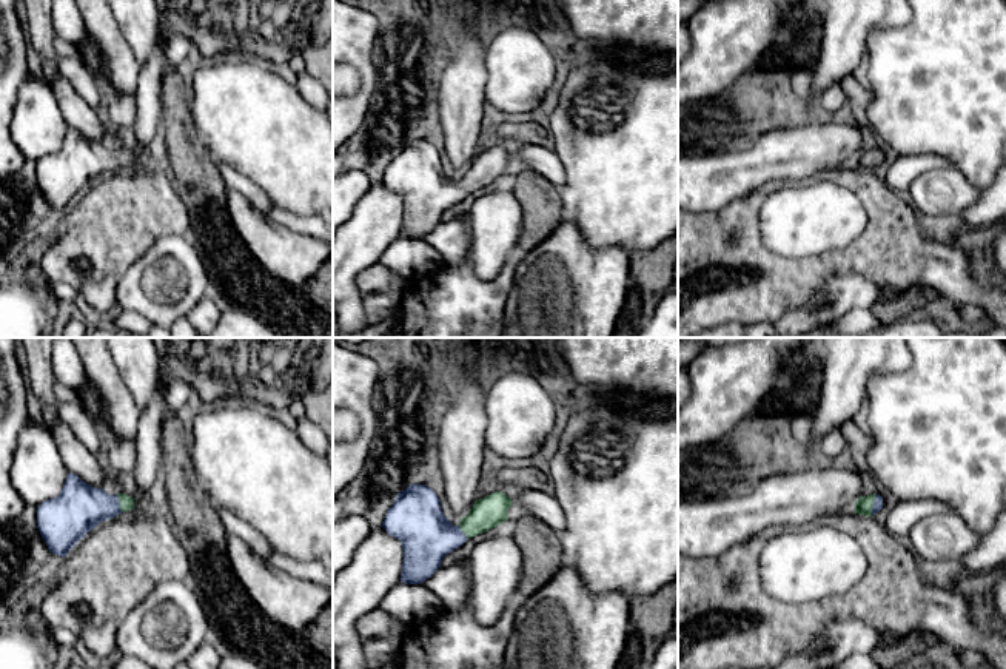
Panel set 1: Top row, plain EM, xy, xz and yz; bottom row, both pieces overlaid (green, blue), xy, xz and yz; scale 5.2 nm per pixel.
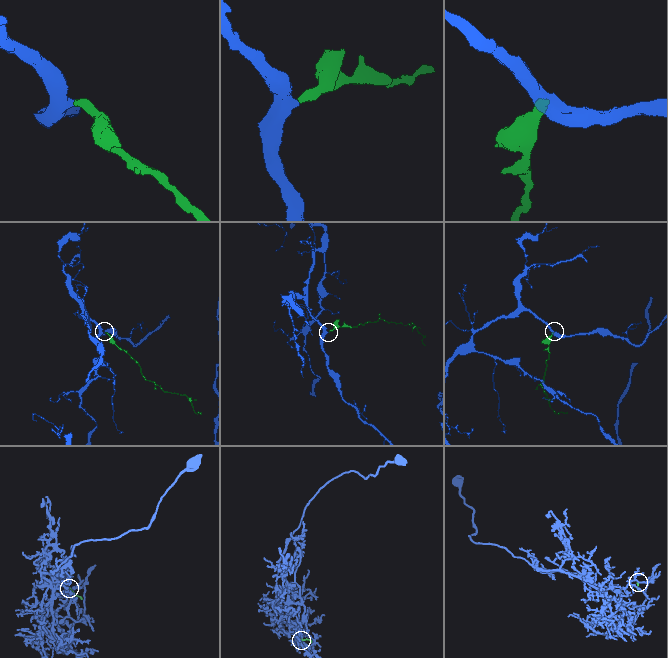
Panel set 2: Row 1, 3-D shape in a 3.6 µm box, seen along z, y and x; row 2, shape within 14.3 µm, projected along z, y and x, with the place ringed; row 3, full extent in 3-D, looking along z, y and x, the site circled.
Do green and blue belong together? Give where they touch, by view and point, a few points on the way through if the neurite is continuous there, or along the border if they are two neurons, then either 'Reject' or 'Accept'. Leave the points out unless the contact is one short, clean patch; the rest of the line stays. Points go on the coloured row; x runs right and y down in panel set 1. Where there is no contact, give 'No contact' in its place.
Touches green at yz (872, 504). Path across: yz (863, 506), (872, 504), (878, 500). Accept

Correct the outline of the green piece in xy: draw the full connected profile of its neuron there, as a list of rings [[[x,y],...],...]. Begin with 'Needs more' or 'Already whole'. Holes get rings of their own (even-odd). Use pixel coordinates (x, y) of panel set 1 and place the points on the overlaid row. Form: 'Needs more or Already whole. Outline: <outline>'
Needs more. Outline: [[[68,473],[60,495],[37,507],[37,529],[48,550],[65,558],[97,524],[128,510],[134,510],[134,498],[108,495]]]

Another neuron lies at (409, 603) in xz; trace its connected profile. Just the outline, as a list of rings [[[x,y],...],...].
[[[396,584],[381,601],[379,609],[410,626],[444,610],[441,598],[422,584]]]

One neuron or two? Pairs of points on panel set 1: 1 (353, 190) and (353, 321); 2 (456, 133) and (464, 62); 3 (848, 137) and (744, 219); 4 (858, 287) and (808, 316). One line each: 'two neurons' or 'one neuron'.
1: two neurons
2: one neuron
3: two neurons
4: one neuron

